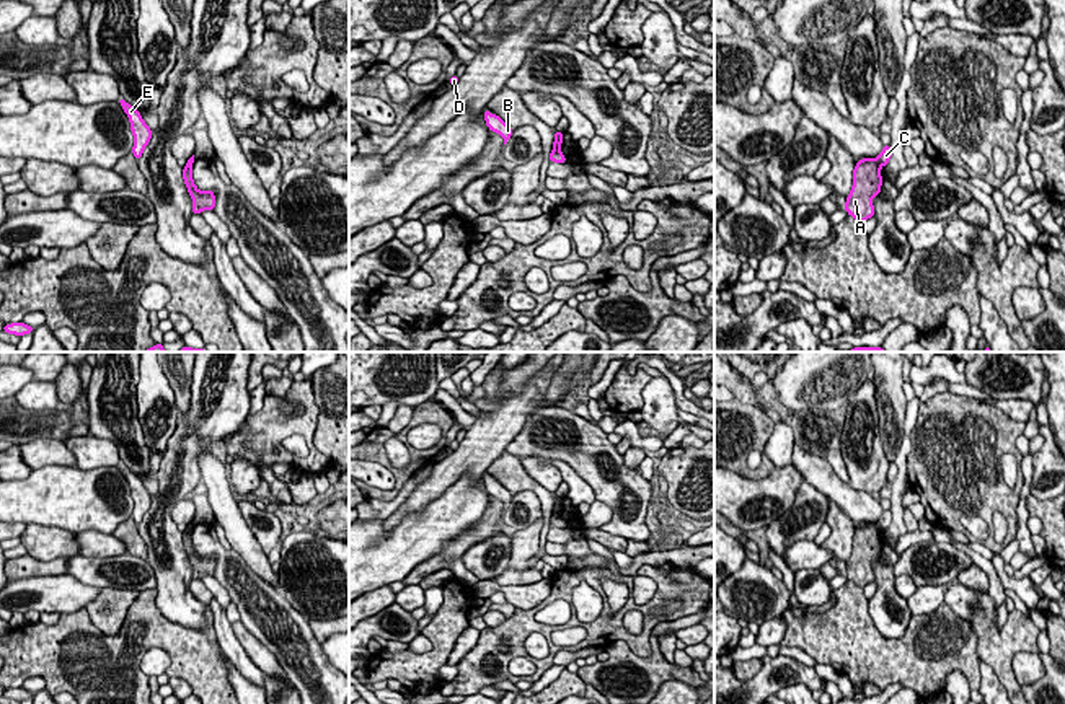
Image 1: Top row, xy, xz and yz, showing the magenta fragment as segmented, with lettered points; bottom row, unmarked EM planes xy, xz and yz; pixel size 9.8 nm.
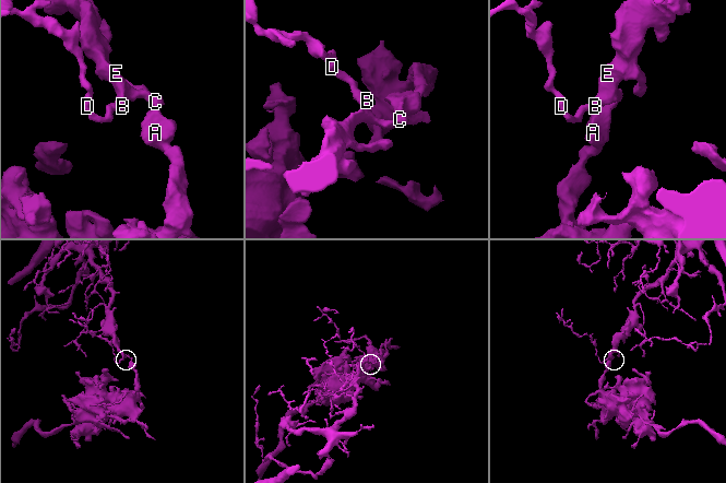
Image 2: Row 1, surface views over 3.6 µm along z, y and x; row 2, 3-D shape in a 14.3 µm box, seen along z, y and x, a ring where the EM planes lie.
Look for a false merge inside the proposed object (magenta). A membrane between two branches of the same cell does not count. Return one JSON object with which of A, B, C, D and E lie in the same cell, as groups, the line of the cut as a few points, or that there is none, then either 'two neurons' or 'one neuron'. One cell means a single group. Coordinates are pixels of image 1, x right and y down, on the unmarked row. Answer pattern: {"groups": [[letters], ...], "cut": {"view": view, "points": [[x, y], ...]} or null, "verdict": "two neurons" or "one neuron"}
{"groups": [["A"], ["B", "C", "D", "E"]], "cut": {"view": "yz", "points": [[874, 525], [879, 532]]}, "verdict": "two neurons"}

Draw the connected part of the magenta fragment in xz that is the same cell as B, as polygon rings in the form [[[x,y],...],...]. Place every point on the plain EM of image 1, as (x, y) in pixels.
[[[484,474],[484,486],[489,495],[499,499],[504,504],[504,510],[512,502],[514,494],[509,492],[499,481],[491,479],[488,474]]]

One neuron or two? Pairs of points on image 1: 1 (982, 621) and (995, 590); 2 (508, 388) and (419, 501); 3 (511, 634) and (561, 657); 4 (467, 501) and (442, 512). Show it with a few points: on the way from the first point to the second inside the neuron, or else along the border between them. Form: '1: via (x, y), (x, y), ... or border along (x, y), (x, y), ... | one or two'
1: border along (987, 592), (997, 610) | two
2: border along (535, 374), (519, 393), (504, 395), (498, 388) | two
3: border along (594, 646), (560, 651), (552, 664) | two
4: via (460, 507), (449, 512) | one

